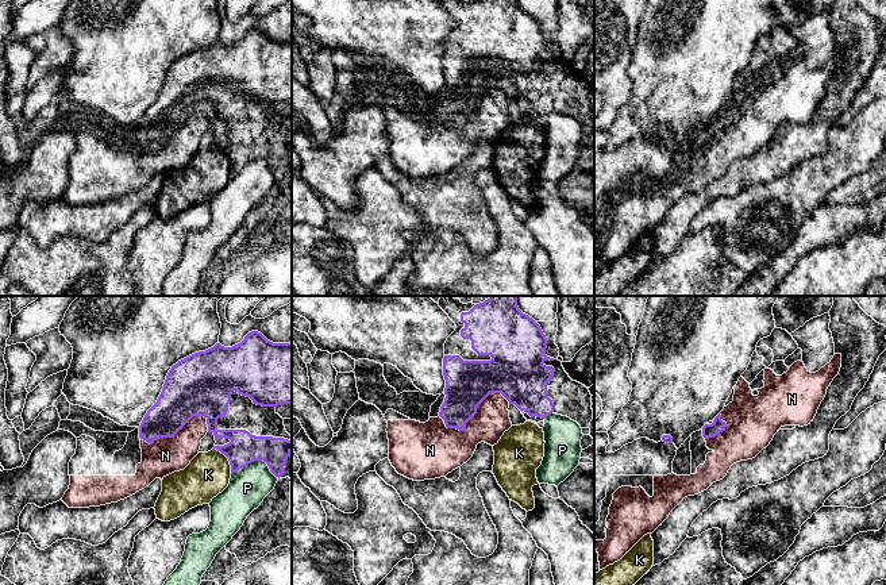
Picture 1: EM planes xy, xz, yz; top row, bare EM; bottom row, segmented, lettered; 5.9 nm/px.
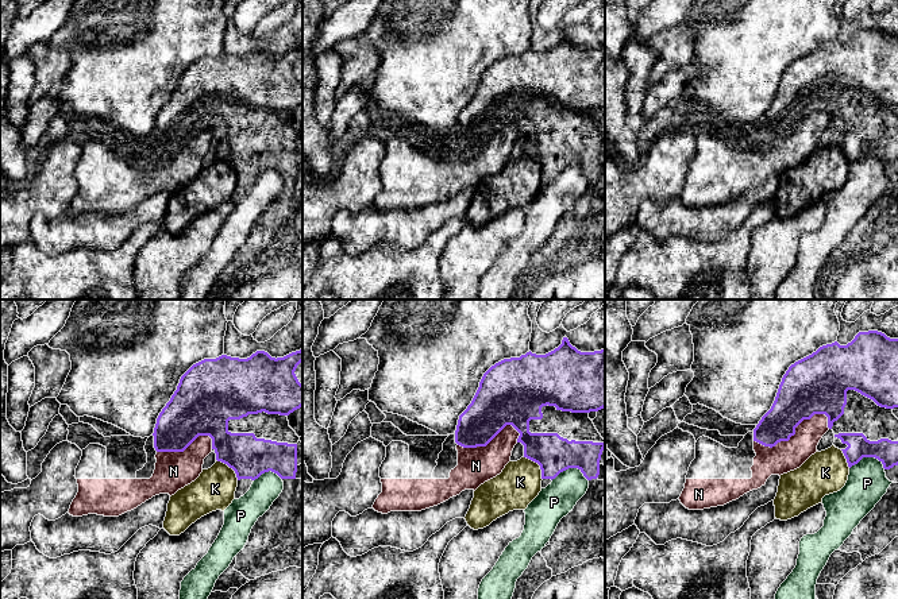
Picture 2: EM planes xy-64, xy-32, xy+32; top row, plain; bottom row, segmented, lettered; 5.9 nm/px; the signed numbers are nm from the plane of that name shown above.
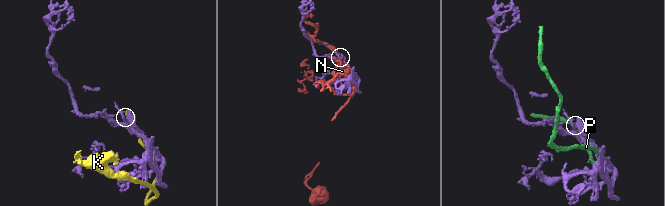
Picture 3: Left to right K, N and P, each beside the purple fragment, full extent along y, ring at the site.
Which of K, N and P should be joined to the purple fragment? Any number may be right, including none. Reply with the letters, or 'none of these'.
none of these

